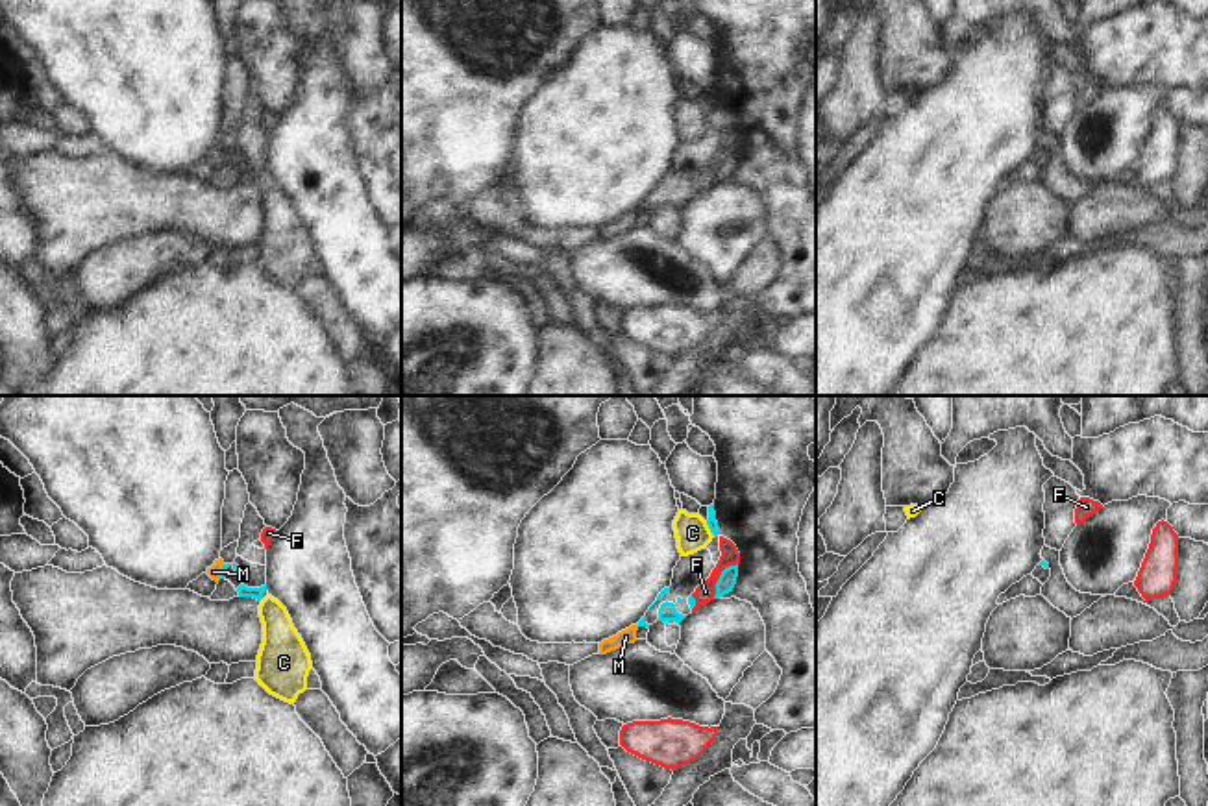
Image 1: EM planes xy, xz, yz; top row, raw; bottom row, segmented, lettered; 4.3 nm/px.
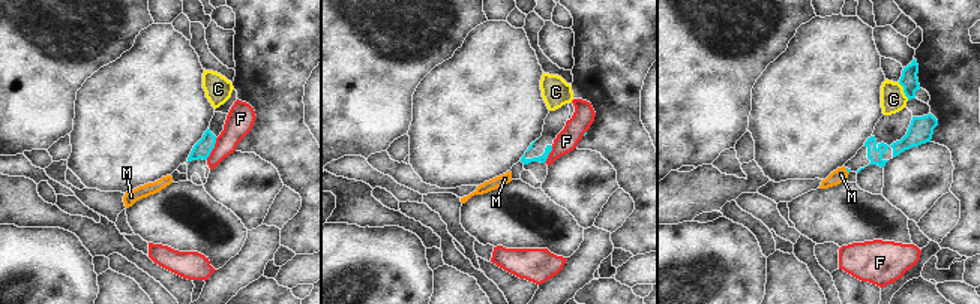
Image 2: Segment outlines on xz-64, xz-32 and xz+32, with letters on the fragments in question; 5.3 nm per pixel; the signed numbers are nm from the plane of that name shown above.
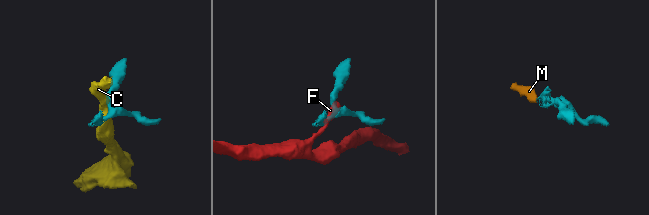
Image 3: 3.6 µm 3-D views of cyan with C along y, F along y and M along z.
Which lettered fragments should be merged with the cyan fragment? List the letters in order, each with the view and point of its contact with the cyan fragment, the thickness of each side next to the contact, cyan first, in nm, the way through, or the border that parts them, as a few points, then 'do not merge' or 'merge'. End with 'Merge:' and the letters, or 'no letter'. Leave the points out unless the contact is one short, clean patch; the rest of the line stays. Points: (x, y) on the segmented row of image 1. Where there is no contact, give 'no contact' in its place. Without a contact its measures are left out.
C: xz (709, 527) | 50/150 nm | do not merge
F: xz (720, 577) | 80/90 nm | along xz (737, 562), (722, 572), (713, 598) | do not merge
M: xy (221, 572) | 20/60 nm | across xy (234, 564), (221, 572), (213, 572) | merge
Merge: M

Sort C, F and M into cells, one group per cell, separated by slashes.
C / F / M

